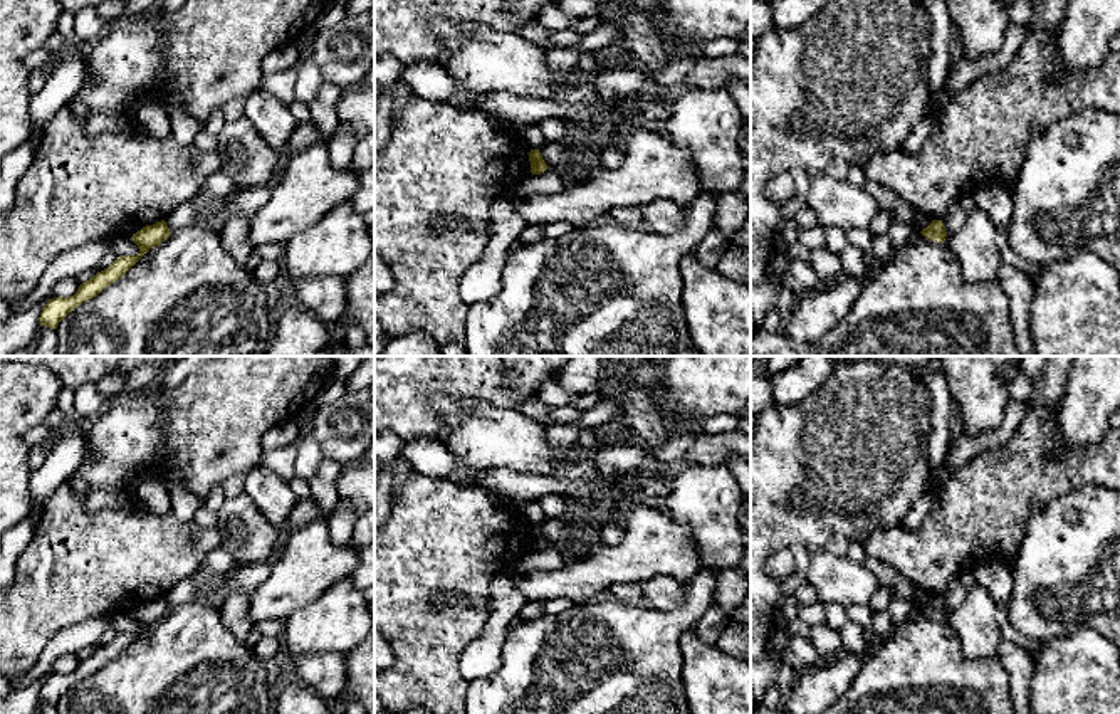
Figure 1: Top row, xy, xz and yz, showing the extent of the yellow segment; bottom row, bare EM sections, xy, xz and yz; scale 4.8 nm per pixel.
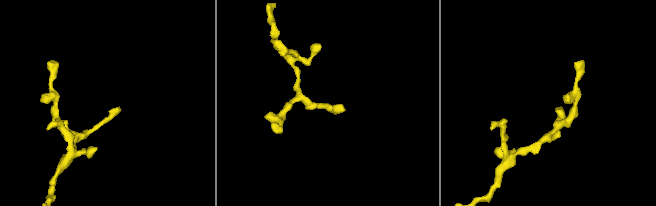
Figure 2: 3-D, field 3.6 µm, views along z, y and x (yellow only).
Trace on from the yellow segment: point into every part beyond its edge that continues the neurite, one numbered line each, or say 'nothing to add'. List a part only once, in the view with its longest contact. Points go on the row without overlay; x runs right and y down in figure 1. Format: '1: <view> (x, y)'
nothing to add

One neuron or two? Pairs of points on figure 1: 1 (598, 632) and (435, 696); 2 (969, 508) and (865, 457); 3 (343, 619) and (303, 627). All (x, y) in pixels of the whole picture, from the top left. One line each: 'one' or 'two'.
1: two
2: two
3: one

